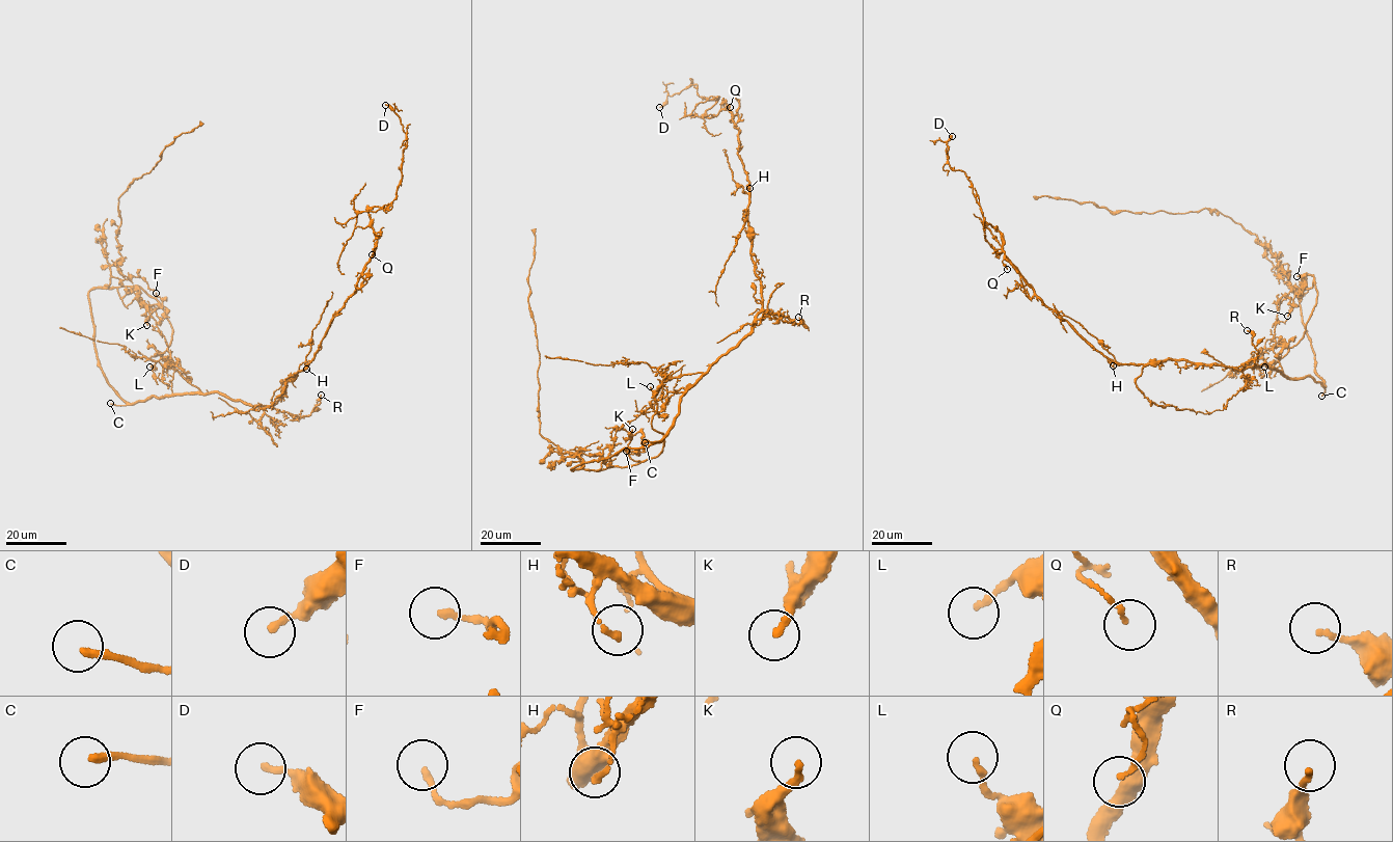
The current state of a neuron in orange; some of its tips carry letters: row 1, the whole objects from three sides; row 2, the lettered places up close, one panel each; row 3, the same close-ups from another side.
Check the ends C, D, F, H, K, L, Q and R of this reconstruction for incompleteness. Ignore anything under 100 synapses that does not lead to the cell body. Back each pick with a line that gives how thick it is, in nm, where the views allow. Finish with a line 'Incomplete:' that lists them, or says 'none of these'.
C: Thickness 220 nm
Incomplete: C

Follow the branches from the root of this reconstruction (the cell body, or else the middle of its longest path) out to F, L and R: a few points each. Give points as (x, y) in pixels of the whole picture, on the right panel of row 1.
F: (1267, 367), (1262, 350), (1275, 344), (1277, 301), (1284, 295), (1292, 299), (1301, 290), (1304, 278), (1296, 276)
L: (1267, 367), (1272, 368), (1262, 357), (1254, 360), (1253, 365), (1263, 376), (1274, 364), (1264, 367)
R: (1267, 367), (1265, 363), (1235, 368), (1258, 353), (1247, 330)

